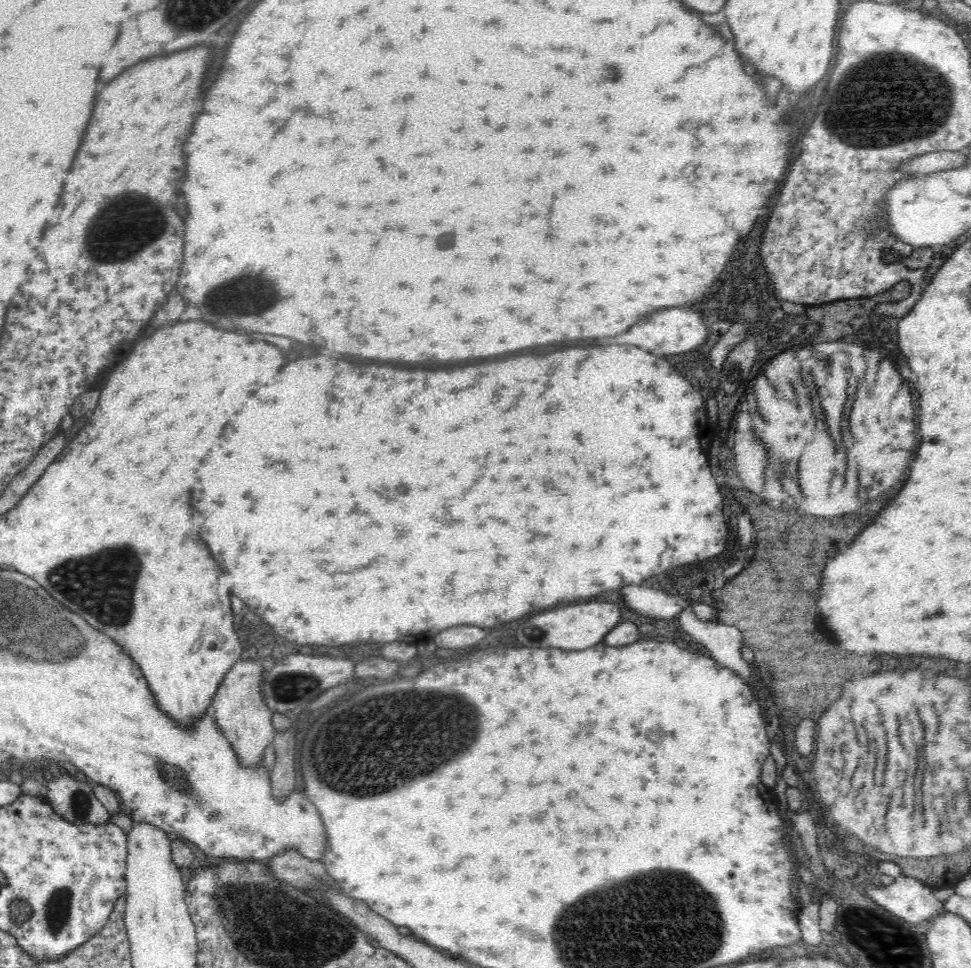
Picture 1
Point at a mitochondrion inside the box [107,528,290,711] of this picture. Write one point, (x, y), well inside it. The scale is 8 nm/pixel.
(252, 626)

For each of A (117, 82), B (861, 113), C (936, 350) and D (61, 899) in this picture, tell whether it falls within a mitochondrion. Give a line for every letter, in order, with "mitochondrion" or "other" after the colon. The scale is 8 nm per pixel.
A: other
B: mitochondrion
C: other
D: mitochondrion

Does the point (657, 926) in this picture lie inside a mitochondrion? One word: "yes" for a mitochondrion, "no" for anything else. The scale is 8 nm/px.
yes

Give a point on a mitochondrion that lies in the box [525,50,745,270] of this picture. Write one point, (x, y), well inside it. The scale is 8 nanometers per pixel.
(612, 70)

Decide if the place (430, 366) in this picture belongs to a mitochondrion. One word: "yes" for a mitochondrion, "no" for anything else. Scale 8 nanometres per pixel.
no

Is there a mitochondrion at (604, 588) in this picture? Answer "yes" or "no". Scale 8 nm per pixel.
no

